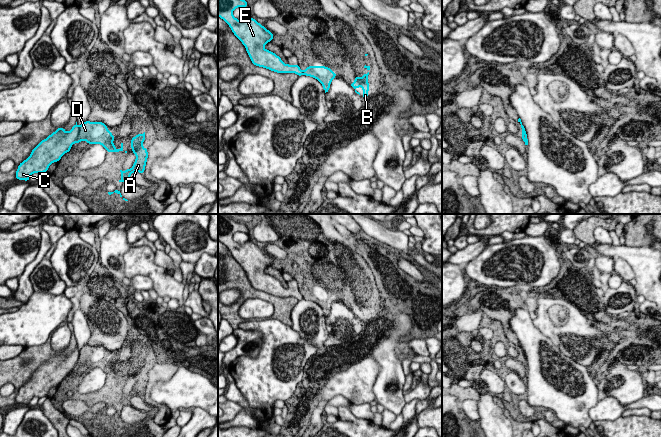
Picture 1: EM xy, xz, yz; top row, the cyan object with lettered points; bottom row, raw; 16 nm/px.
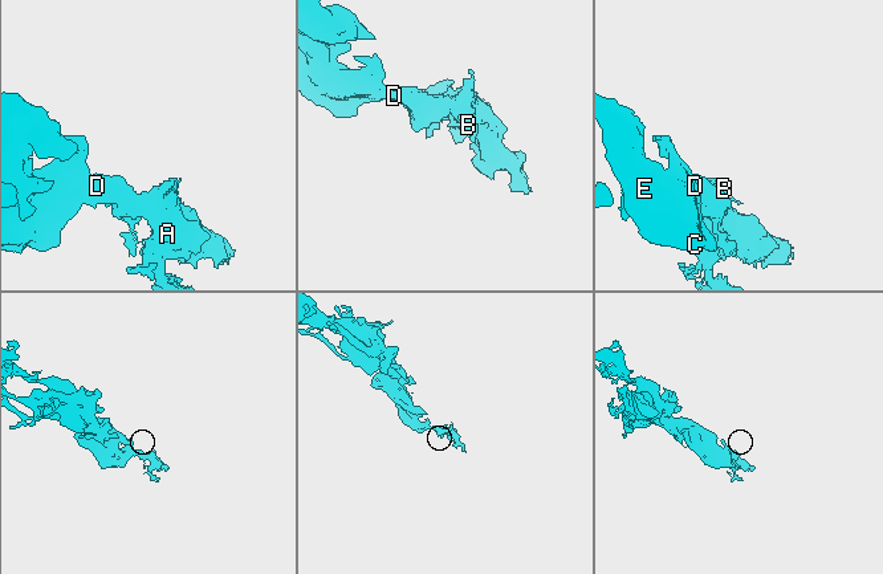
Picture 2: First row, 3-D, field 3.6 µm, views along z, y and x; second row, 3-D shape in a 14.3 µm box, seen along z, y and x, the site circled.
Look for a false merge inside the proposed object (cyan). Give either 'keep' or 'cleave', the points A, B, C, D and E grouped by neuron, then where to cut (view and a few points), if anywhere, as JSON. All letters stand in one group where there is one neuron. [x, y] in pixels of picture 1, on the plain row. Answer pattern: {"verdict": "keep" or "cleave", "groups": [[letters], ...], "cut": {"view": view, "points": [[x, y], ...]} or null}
{"verdict": "cleave", "groups": [["A", "B", "D"], ["C", "E"]], "cut": {"view": "xy", "points": [[79, 351], [79, 357], [74, 366]]}}

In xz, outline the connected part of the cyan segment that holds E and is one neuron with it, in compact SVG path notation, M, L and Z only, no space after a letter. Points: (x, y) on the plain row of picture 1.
M218 214L218 240L229 249L245 270L252 287L277 297L295 297L302 300L303 295L299 289L285 288L279 280L264 272L274 262L269 254L253 242L240 245L233 240L233 234L238 231L248 231L248 228L244 223L227 215Z

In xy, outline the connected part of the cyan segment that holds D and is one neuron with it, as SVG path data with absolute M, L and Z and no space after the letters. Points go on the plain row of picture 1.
M85 345L79 351L79 358L75 367L80 365L87 365L87 368L100 368L107 376L122 376L123 367L121 372L117 374L113 368L115 361L111 358L111 355L107 353L107 349L102 346L90 346Z

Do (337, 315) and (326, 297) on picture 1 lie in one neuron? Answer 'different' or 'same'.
different

